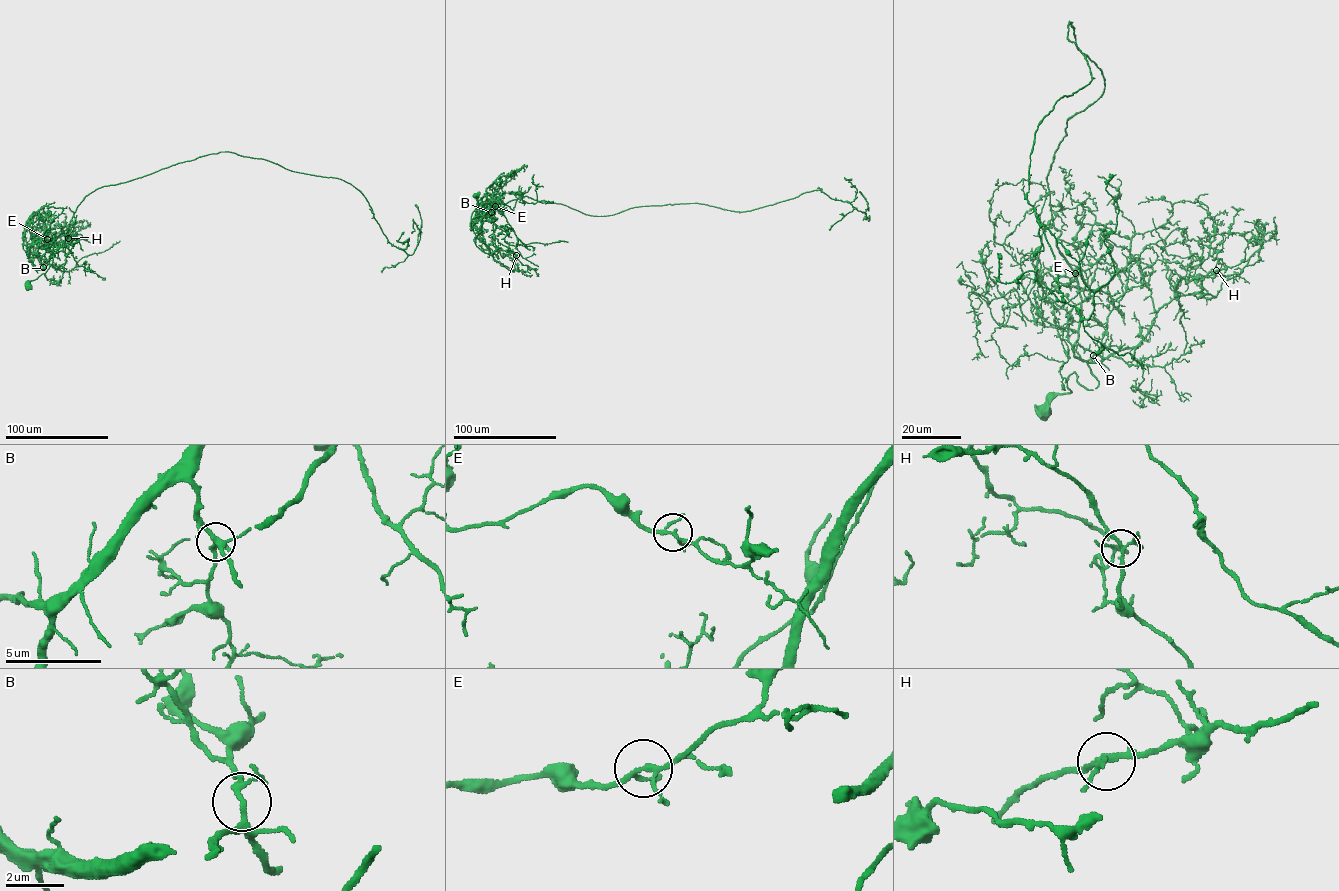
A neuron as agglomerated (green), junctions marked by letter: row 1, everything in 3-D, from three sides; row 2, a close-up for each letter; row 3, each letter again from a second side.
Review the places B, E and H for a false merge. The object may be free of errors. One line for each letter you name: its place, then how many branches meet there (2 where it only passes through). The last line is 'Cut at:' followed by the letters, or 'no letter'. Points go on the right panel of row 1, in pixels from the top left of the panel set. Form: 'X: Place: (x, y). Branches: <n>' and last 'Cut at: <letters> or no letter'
Cut at: no letter

